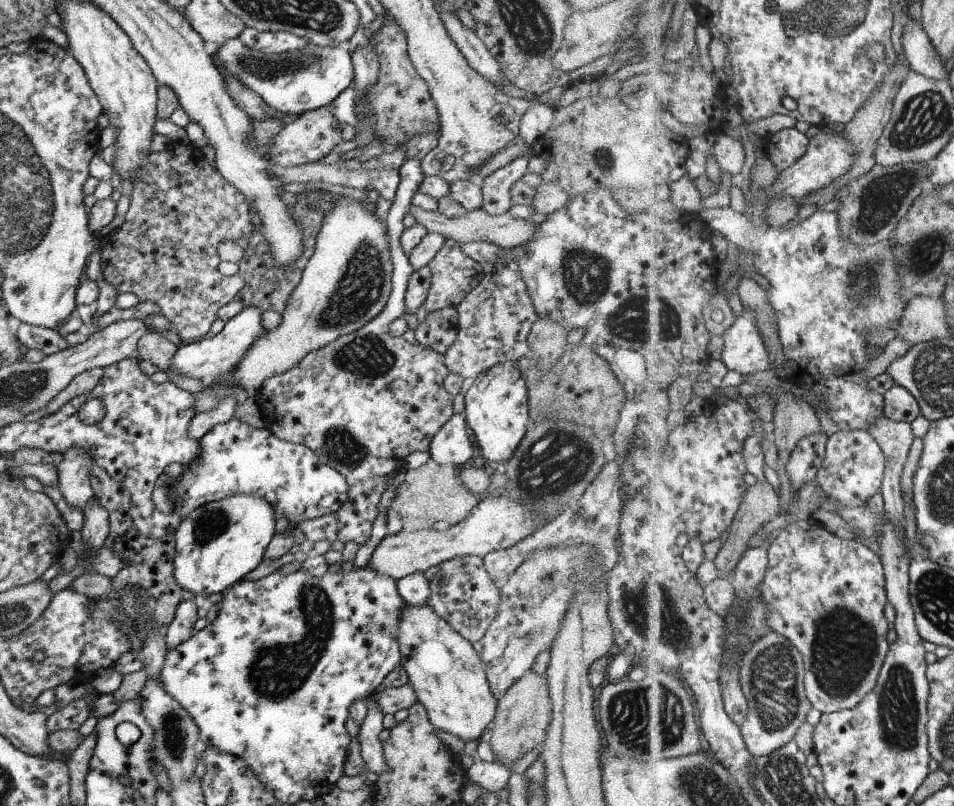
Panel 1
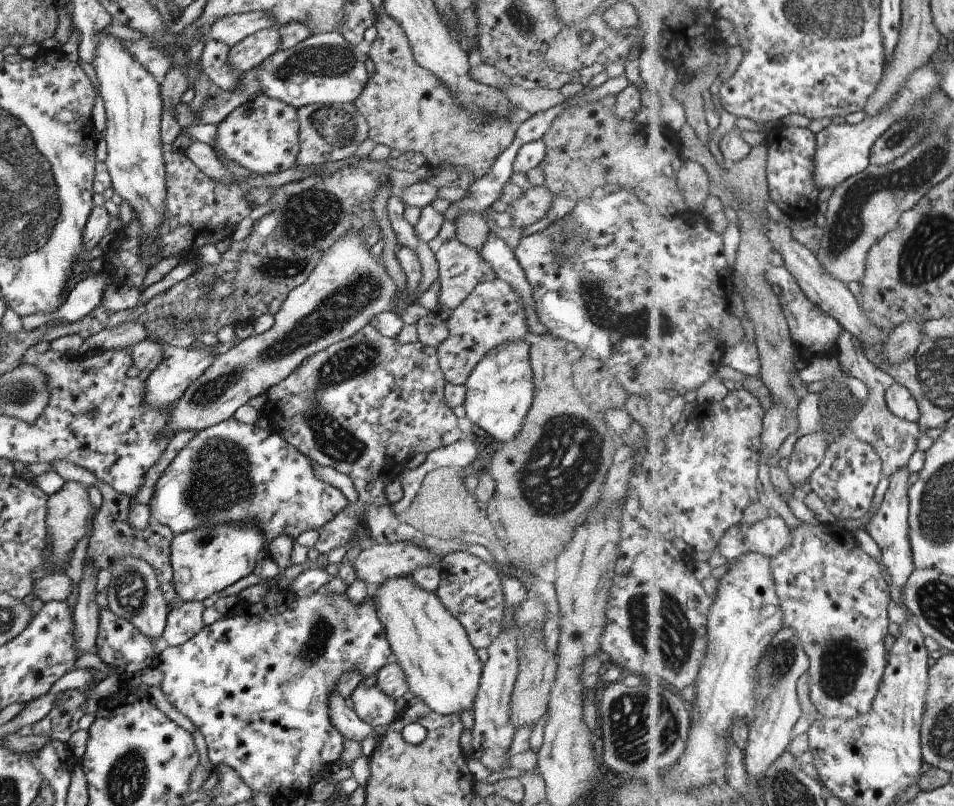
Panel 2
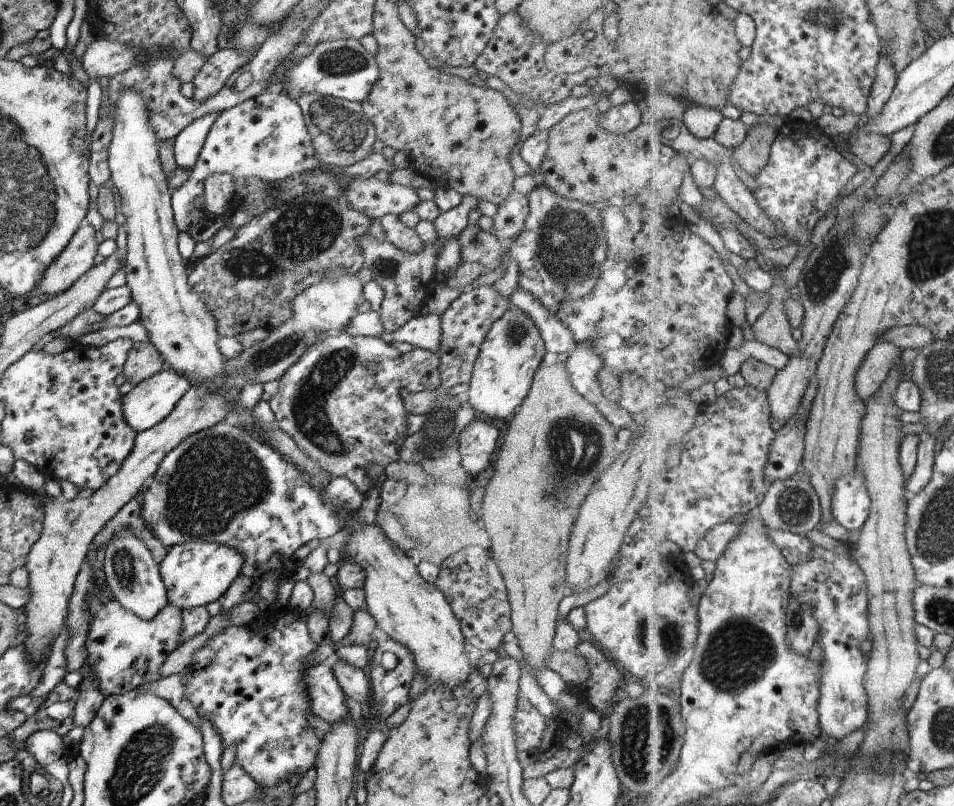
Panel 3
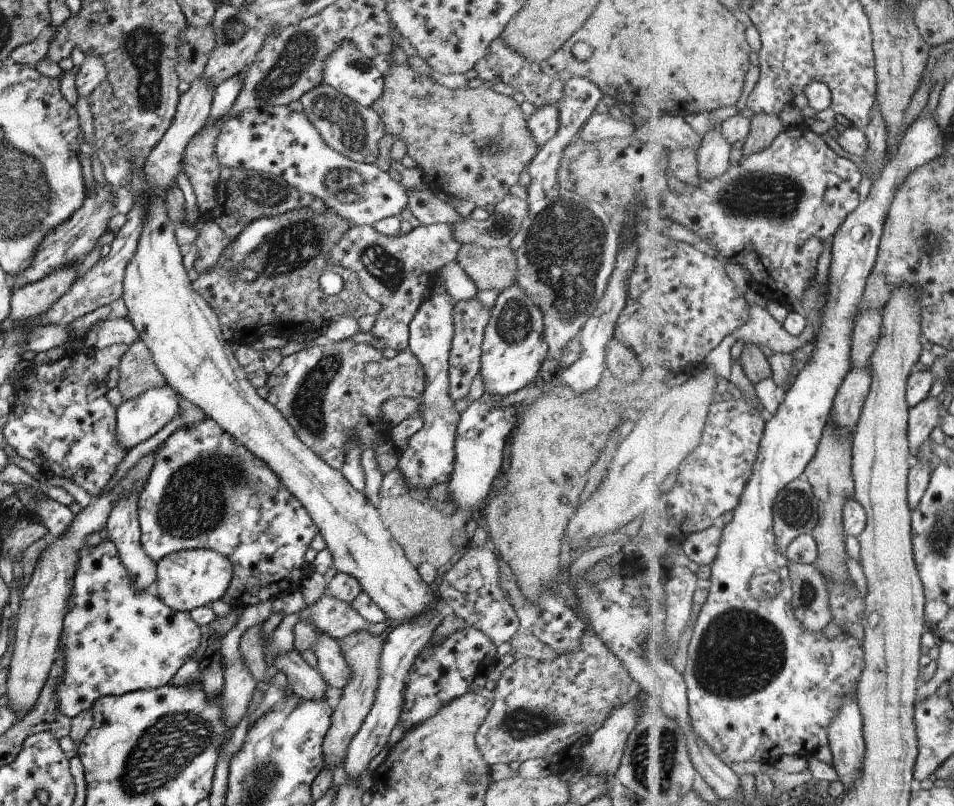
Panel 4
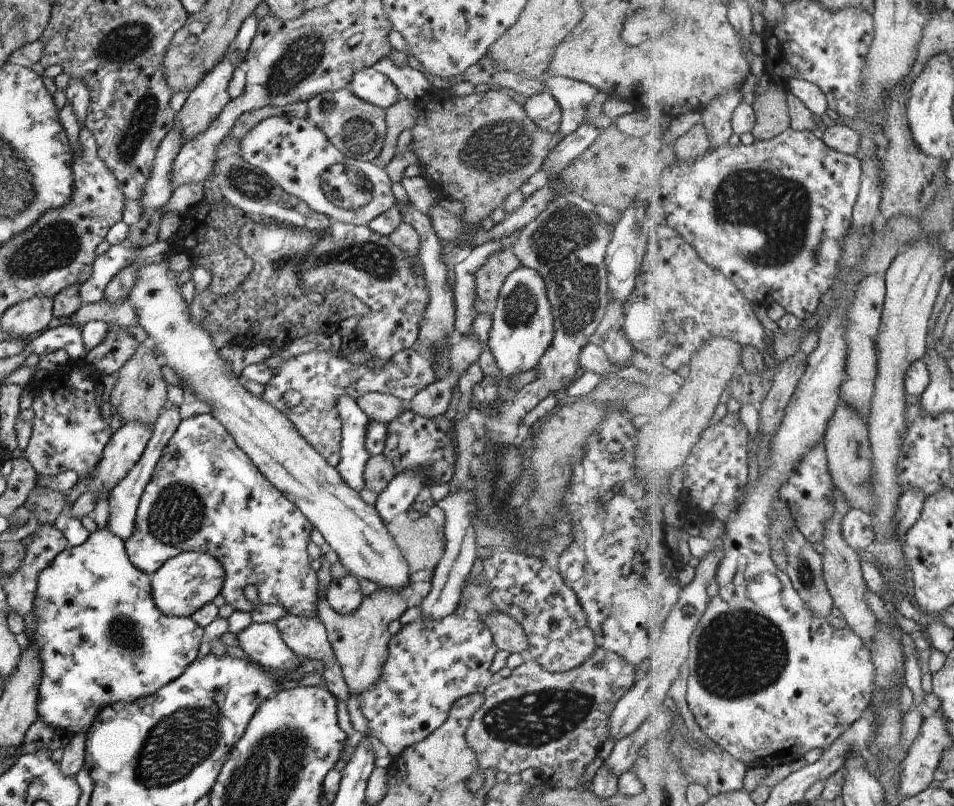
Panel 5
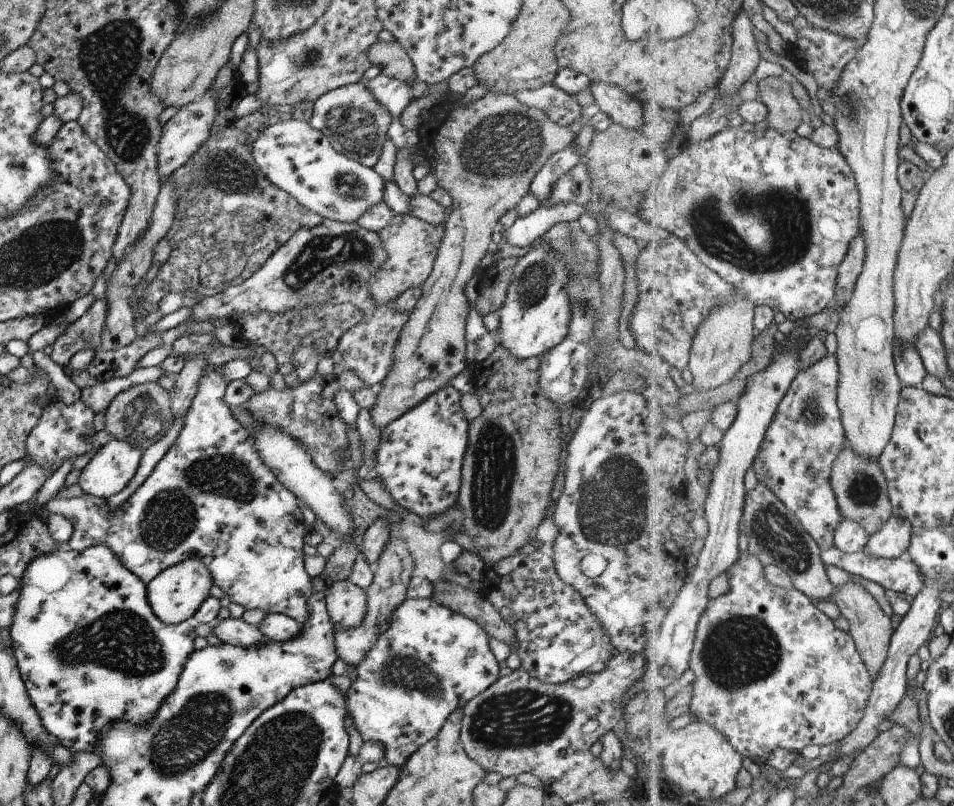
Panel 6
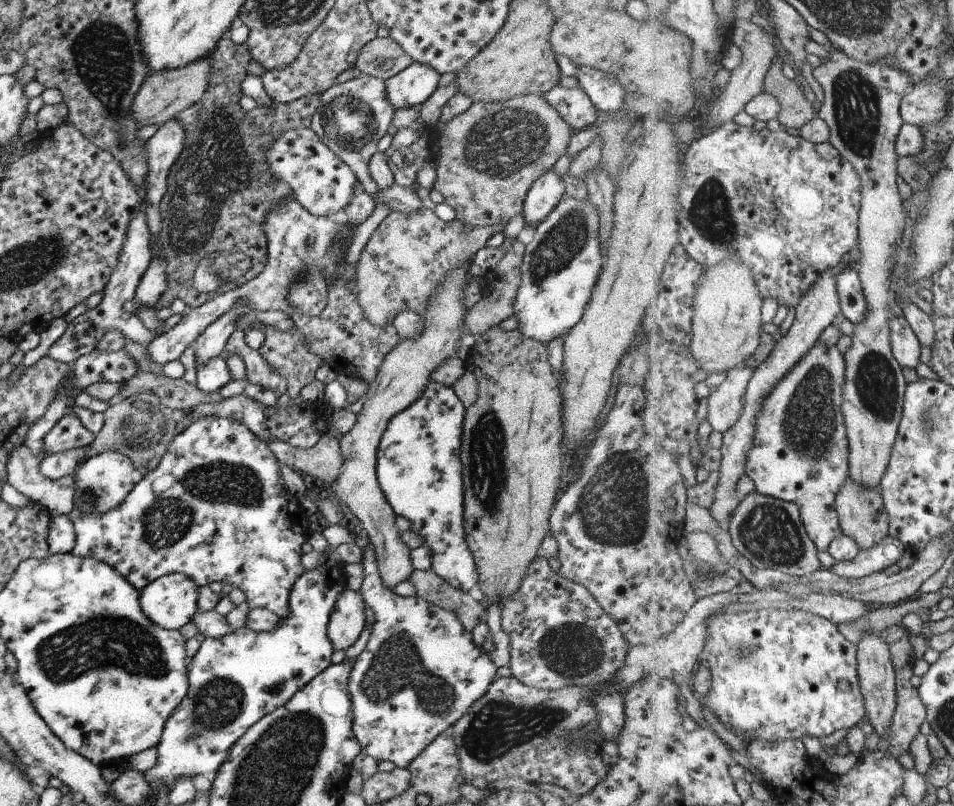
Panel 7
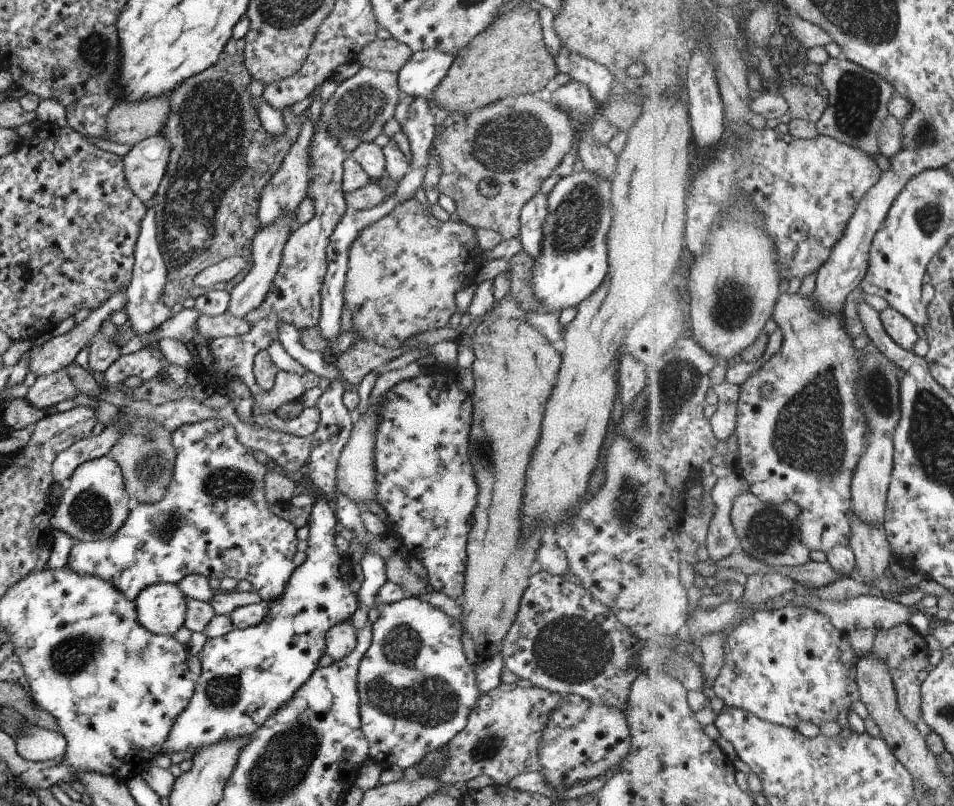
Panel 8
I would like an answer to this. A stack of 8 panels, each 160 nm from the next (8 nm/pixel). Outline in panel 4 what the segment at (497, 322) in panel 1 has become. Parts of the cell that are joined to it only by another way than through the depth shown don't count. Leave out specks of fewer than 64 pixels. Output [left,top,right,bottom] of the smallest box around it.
[447,298,490,402]

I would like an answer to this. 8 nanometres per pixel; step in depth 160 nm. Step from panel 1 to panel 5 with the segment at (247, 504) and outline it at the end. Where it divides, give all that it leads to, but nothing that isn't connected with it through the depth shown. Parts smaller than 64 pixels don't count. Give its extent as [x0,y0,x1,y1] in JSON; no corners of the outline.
[149,551,224,617]

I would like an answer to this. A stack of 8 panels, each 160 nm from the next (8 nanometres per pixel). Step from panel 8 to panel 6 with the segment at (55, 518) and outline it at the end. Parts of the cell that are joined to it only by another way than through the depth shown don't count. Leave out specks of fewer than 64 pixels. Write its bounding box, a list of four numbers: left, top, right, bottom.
[77,439,142,500]

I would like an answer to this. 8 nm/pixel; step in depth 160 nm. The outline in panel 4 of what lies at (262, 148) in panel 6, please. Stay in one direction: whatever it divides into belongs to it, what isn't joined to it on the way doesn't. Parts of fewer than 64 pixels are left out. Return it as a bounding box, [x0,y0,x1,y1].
[213,106,407,225]

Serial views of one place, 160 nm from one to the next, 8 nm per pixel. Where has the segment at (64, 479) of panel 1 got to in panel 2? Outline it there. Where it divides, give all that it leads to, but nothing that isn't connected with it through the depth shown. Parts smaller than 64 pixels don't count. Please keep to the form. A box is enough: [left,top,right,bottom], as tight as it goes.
[41,481,97,569]

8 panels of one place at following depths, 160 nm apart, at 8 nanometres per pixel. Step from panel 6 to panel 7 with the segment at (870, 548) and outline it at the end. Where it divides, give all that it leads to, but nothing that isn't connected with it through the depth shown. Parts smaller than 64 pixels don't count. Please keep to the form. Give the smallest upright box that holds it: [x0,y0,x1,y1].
[830,535,906,579]

